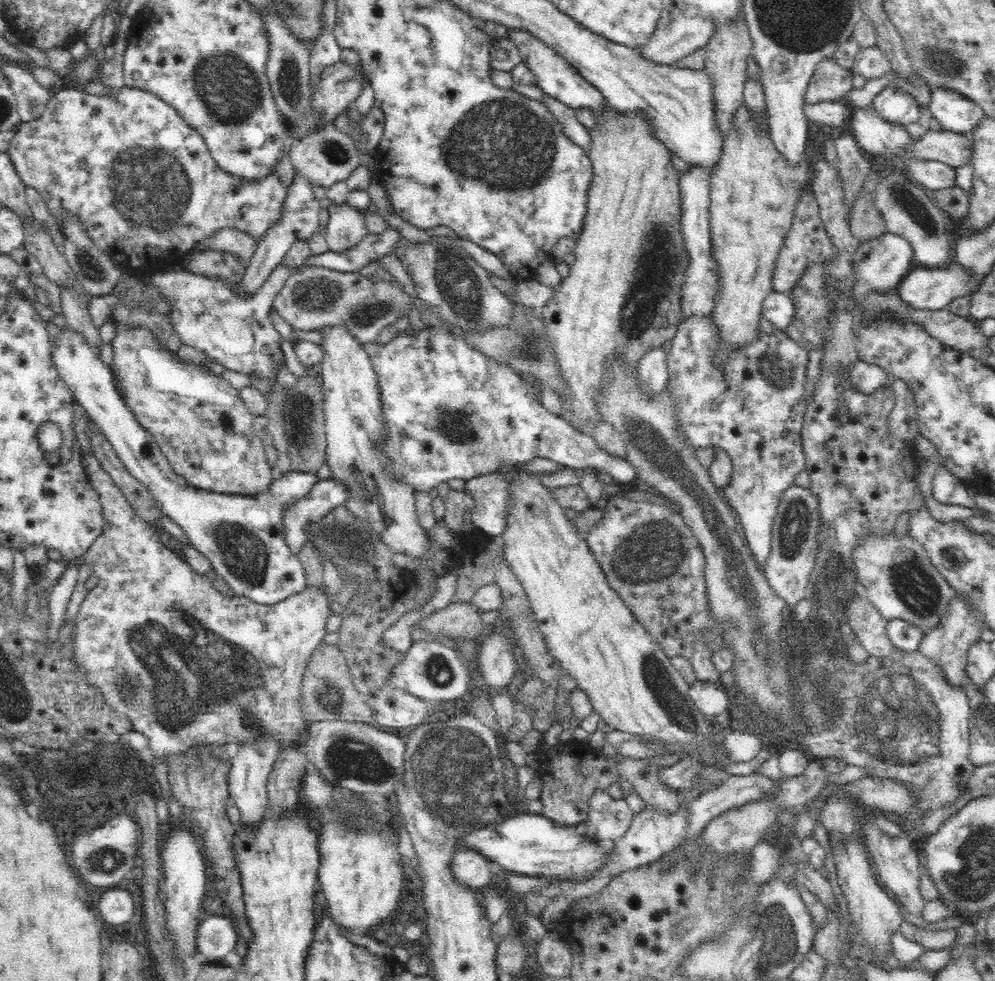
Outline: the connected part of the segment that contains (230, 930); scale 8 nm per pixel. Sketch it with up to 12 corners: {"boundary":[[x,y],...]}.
{"boundary":[[226,916],[202,917],[198,951],[222,959],[238,946],[238,926]]}

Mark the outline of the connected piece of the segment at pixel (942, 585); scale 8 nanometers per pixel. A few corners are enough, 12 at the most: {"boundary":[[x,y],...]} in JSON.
{"boundary":[[868,531],[856,582],[886,620],[939,623],[957,591],[924,541]]}

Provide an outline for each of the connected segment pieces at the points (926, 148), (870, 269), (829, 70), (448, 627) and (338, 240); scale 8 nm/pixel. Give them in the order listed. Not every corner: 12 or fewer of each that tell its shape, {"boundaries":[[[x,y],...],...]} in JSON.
{"boundaries":[[[930,130],[912,155],[956,168],[972,163],[974,136]],[[887,231],[861,243],[858,282],[895,291],[912,268],[914,245]],[[834,56],[820,59],[804,93],[804,107],[847,101],[852,71]],[[454,600],[421,626],[449,637],[479,638],[484,613],[474,601]],[[348,203],[328,208],[324,238],[344,252],[367,234],[364,210]]]}

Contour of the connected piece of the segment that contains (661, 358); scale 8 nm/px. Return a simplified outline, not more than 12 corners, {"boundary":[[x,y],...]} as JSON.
{"boundary":[[652,346],[639,360],[645,388],[669,386],[669,353]]}

